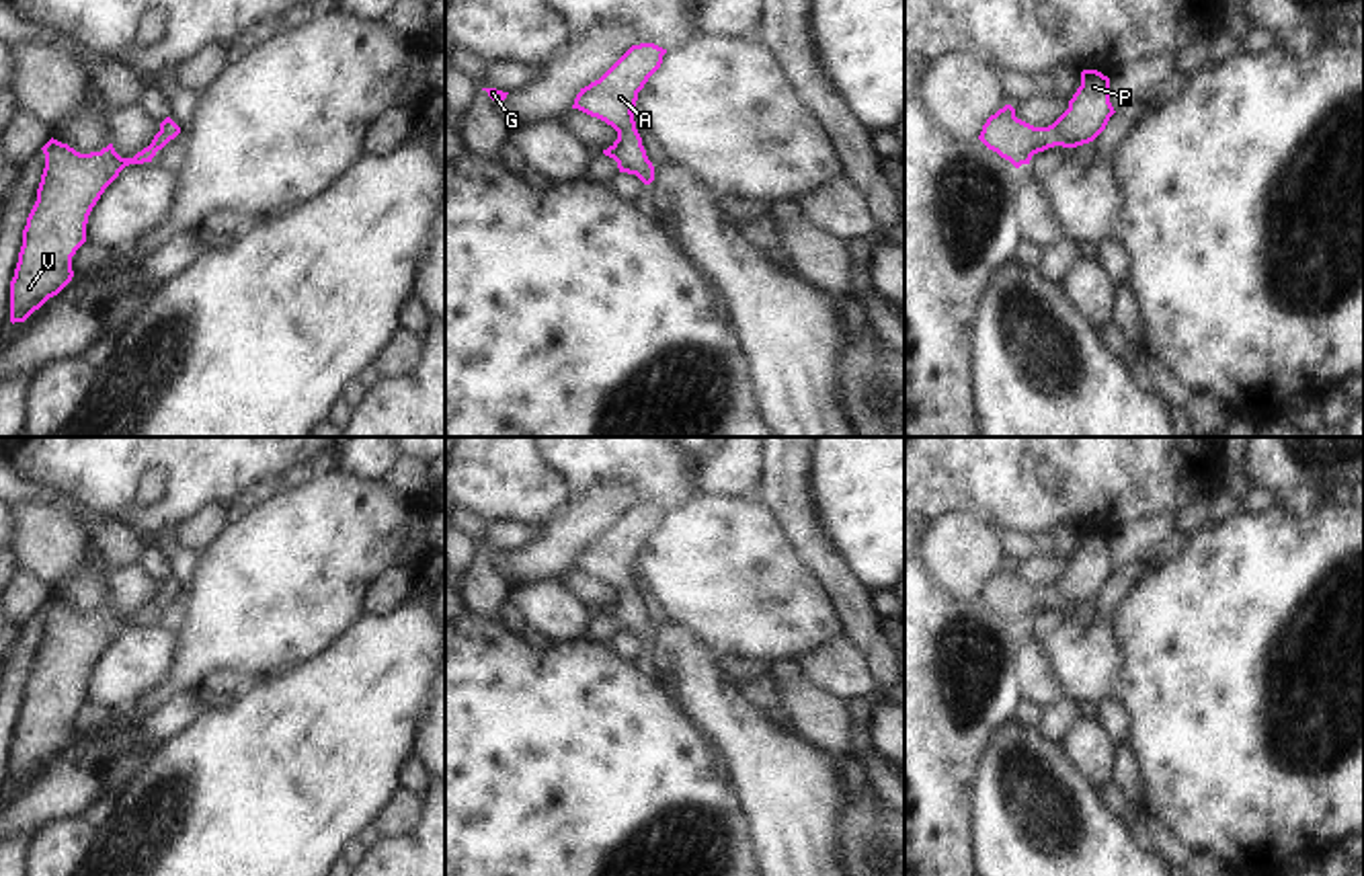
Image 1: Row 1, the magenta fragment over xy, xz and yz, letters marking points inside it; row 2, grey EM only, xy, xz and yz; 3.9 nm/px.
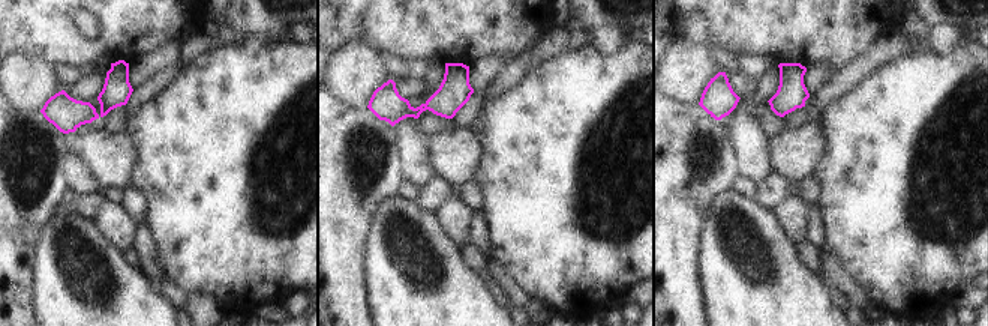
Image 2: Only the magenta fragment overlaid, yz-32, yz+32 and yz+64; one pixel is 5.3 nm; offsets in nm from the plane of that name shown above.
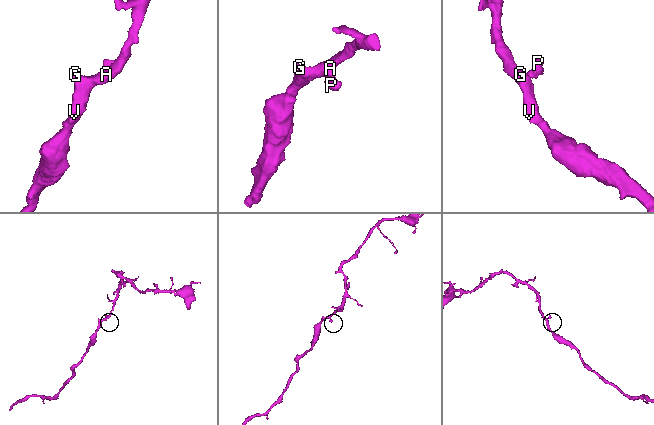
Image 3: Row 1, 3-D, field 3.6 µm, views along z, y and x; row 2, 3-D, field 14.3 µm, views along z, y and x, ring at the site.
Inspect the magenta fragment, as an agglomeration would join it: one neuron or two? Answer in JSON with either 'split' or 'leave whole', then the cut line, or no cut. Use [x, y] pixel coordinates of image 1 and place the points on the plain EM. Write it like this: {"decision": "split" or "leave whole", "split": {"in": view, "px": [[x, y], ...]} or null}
{"decision": "leave whole", "split": null}

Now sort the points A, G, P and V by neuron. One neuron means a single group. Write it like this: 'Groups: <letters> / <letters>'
Groups: A G P V

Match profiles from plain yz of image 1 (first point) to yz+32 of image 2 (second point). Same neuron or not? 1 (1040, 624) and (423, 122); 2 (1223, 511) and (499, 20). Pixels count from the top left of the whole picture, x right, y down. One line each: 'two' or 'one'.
1: one
2: two

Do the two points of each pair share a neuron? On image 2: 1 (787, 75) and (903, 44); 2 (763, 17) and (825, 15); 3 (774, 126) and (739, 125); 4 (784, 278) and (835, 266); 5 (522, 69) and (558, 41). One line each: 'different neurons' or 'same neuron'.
1: same neuron
2: same neuron
3: different neurons
4: different neurons
5: same neuron

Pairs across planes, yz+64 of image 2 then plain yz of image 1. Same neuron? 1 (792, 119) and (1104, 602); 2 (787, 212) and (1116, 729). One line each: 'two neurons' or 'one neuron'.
1: one neuron
2: two neurons

